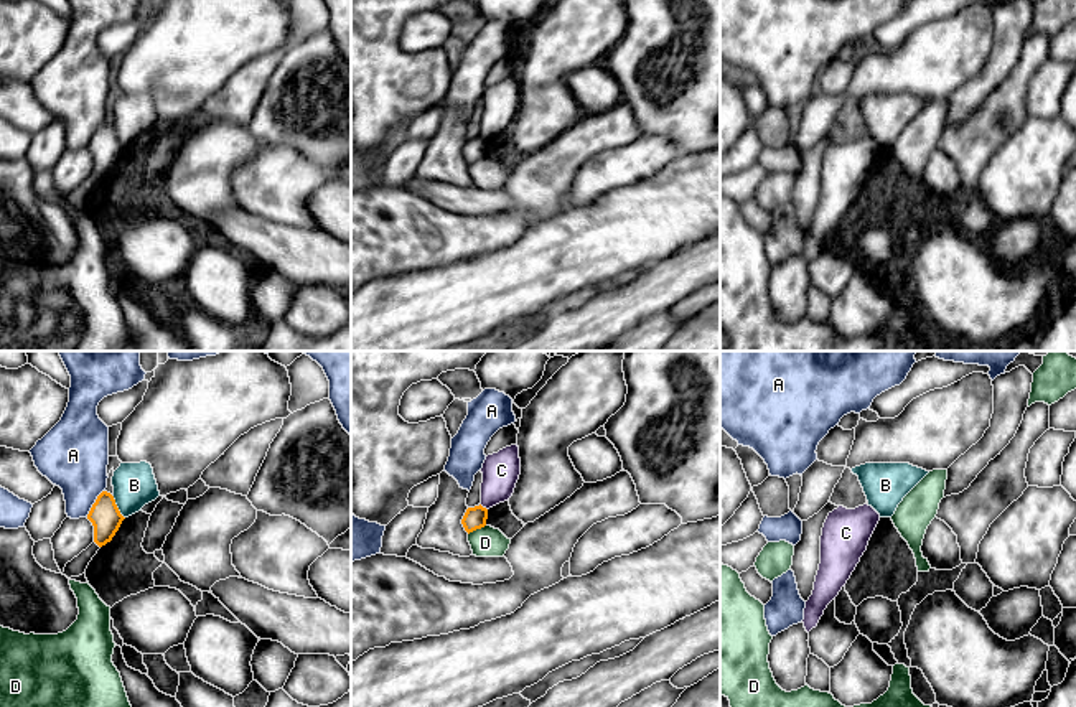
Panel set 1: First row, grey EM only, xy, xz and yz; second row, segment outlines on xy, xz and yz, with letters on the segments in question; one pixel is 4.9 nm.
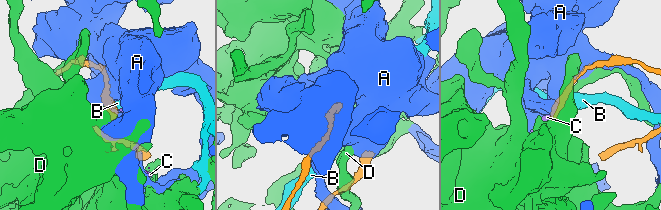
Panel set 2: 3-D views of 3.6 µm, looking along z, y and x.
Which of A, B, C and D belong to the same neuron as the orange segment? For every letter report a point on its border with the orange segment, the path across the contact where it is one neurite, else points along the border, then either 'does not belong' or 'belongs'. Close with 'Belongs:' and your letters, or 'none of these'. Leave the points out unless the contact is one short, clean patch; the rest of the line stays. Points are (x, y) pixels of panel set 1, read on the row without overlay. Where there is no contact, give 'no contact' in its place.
A: contact xy (94, 134); does not belong
B: contact xy (117, 139); does not belong
C: contact xz (481, 137); border xz (480, 134), (486, 140); does not belong
D: contact xz (477, 159); border xz (485, 155), (468, 165); does not belong
Belongs: none of these

